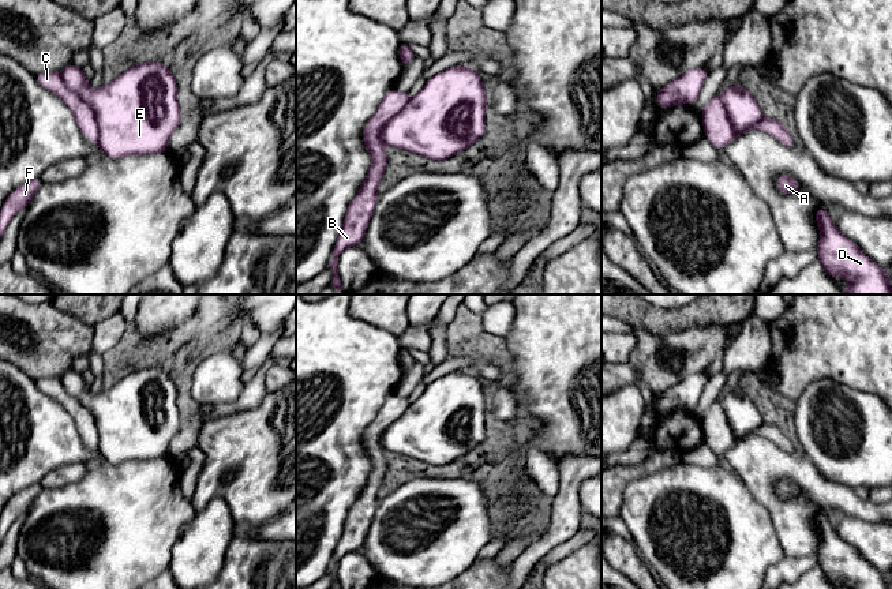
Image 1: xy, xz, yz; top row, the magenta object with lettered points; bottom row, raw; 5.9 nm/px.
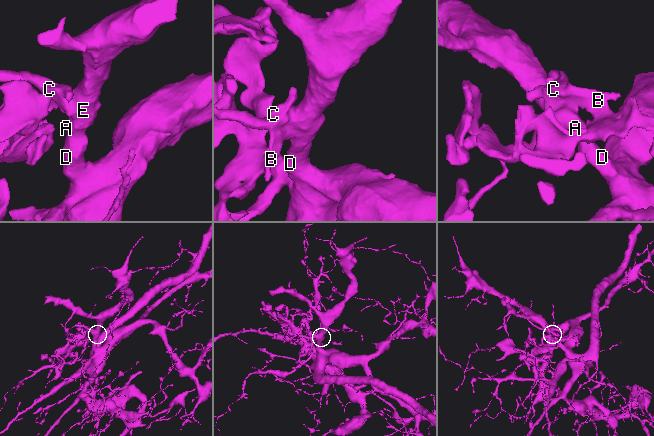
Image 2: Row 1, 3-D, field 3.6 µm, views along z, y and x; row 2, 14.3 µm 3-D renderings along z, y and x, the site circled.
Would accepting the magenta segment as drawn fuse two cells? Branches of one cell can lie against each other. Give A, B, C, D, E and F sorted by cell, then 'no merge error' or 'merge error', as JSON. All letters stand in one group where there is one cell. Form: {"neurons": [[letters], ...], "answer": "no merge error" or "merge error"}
{"neurons": [["A", "D", "E"], ["B", "C", "F"]], "answer": "merge error"}

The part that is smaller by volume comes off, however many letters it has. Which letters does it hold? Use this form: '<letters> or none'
B, C, F

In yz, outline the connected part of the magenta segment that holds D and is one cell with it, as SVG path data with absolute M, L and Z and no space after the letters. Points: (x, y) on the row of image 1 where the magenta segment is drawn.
M818 207L814 218L820 229L820 243L816 248L818 262L832 278L851 280L848 285L843 285L846 294L892 294L888 271L839 230L827 209Z

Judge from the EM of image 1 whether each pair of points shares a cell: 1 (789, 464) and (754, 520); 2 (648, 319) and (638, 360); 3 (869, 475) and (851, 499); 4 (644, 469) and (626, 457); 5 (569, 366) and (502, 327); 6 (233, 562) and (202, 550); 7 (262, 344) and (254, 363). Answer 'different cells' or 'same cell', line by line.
1: different cells
2: different cells
3: different cells
4: different cells
5: different cells
6: different cells
7: same cell

